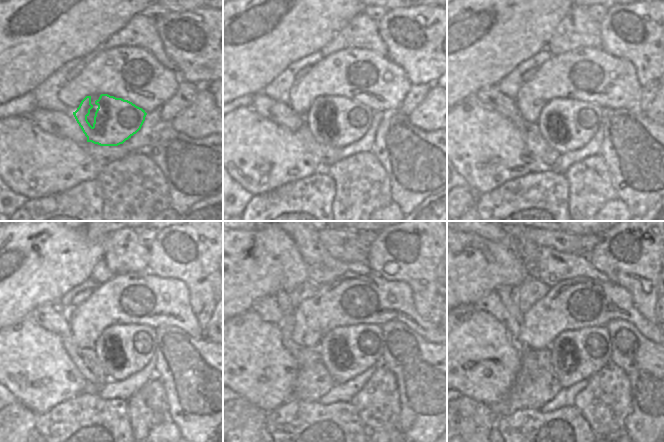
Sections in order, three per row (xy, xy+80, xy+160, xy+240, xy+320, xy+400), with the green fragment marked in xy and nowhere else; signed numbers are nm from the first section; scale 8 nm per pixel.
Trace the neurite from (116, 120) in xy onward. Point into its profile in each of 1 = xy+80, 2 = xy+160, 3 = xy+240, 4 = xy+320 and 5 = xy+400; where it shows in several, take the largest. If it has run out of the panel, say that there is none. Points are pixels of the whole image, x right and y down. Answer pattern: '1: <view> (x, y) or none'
1: xy+80 (349, 119)
2: xy+160 (577, 121)
3: xy+240 (130, 347)
4: xy+320 (353, 349)
5: xy+400 (590, 349)

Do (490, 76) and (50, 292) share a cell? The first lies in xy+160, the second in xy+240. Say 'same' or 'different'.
same

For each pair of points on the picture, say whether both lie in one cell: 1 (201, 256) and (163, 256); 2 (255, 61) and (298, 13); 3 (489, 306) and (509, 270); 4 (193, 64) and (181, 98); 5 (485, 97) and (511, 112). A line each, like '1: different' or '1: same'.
1: same
2: same
3: different
4: different
5: same

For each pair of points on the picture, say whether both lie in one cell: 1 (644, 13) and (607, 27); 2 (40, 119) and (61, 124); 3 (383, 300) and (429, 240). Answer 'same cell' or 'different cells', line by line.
1: same cell
2: same cell
3: different cells

